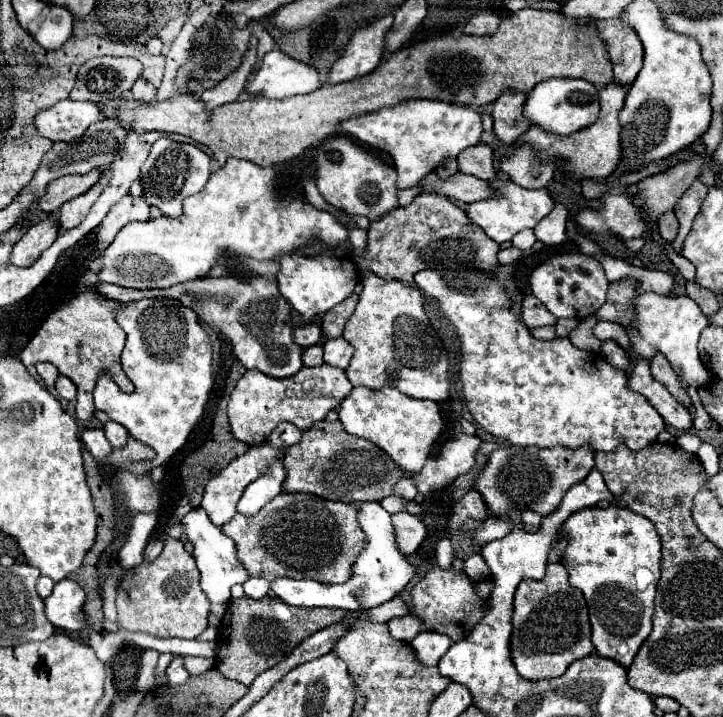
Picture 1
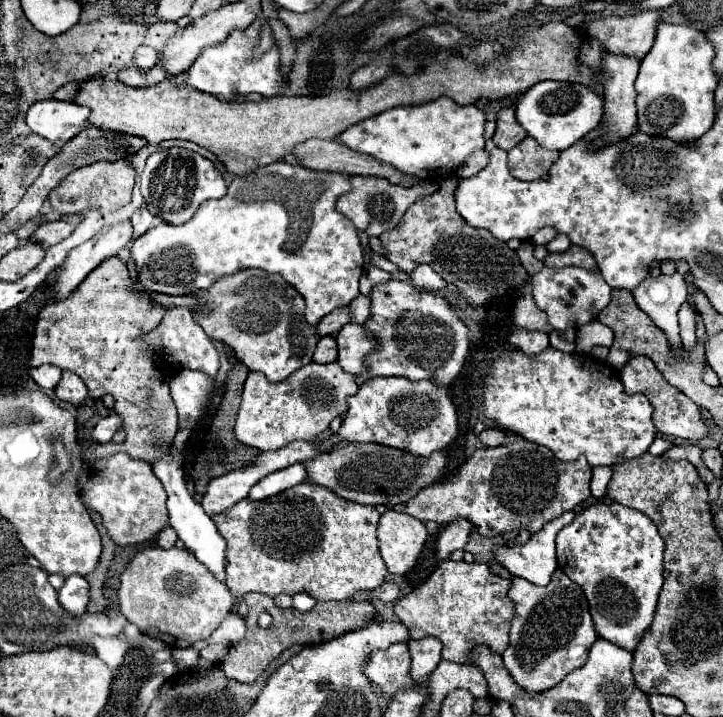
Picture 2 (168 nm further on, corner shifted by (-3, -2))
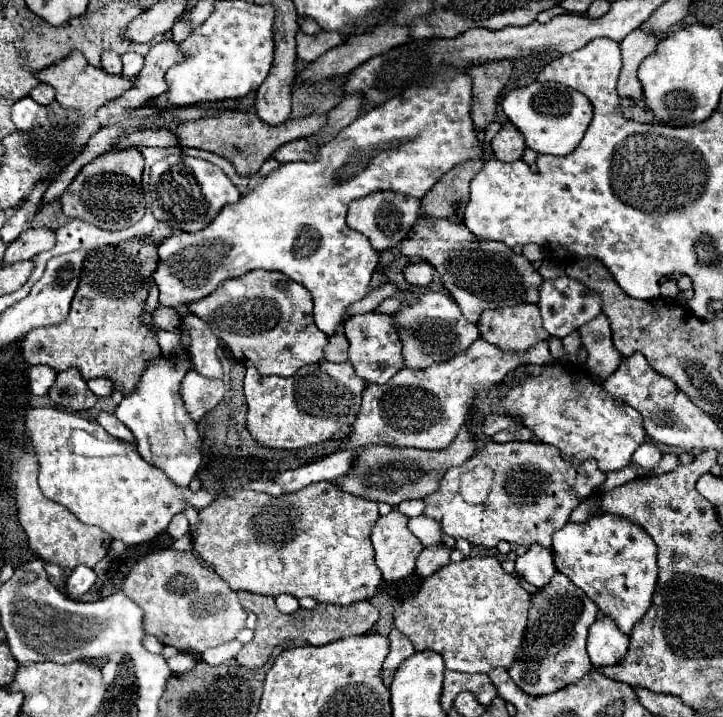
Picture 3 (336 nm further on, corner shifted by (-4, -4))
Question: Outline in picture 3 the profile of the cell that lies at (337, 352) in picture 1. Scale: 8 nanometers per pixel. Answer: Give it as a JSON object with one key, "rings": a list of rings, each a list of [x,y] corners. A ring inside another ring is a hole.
{"rings":[[[366,312],[360,316],[350,316],[344,322],[344,334],[350,342],[350,362],[360,378],[372,384],[386,384],[398,370],[404,368],[402,360],[402,342],[398,338],[398,328],[394,316],[380,312]]]}

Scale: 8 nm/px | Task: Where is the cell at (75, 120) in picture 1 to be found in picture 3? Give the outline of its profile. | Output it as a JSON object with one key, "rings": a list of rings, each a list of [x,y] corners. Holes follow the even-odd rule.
{"rings":[[[26,96],[26,98],[18,100],[18,102],[10,108],[10,116],[12,116],[12,122],[16,124],[16,128],[26,132],[26,130],[32,128],[32,120],[34,120],[34,116],[36,116],[40,110],[48,110],[48,108],[36,104],[30,96]]]}

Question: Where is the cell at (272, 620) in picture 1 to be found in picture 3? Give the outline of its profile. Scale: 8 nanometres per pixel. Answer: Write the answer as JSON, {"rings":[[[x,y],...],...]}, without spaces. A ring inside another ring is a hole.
{"rings":[[[238,592],[240,604],[246,610],[252,610],[258,616],[258,624],[254,630],[254,638],[244,644],[244,648],[238,652],[238,662],[250,670],[260,668],[268,656],[272,654],[274,646],[292,640],[296,636],[302,636],[306,642],[310,642],[312,646],[324,646],[330,644],[334,640],[340,638],[348,638],[348,636],[360,636],[360,634],[368,634],[376,620],[378,620],[378,610],[368,602],[368,600],[360,600],[356,604],[348,604],[348,606],[336,606],[336,604],[318,604],[314,610],[296,610],[294,614],[282,614],[272,596],[258,596],[252,592]]]}

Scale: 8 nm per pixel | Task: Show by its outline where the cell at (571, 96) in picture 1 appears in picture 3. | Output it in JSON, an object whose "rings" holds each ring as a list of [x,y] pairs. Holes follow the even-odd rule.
{"rings":[[[532,82],[526,88],[512,90],[506,94],[502,108],[508,120],[522,132],[530,150],[554,156],[570,154],[580,144],[592,118],[590,100],[584,94],[556,82]]]}

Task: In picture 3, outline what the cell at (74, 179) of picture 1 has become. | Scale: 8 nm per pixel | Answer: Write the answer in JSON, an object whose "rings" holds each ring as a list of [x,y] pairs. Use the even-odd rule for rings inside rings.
{"rings":[[[138,148],[110,150],[92,162],[88,162],[72,184],[62,194],[62,212],[68,218],[80,218],[96,224],[104,230],[124,230],[136,224],[146,212],[146,200],[142,192],[142,170],[144,156]]]}

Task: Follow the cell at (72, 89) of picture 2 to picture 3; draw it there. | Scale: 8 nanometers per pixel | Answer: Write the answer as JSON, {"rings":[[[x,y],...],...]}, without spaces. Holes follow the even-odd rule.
{"rings":[[[38,84],[36,88],[32,88],[30,98],[36,100],[38,104],[52,104],[54,102],[54,88],[50,88],[48,84]]]}

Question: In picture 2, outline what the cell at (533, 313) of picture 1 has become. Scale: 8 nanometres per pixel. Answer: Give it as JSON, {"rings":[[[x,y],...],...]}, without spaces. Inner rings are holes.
{"rings":[[[525,294],[515,302],[513,324],[517,328],[525,328],[525,330],[541,330],[541,332],[553,330],[553,326],[547,322],[547,316],[535,306],[535,300],[531,294]]]}

